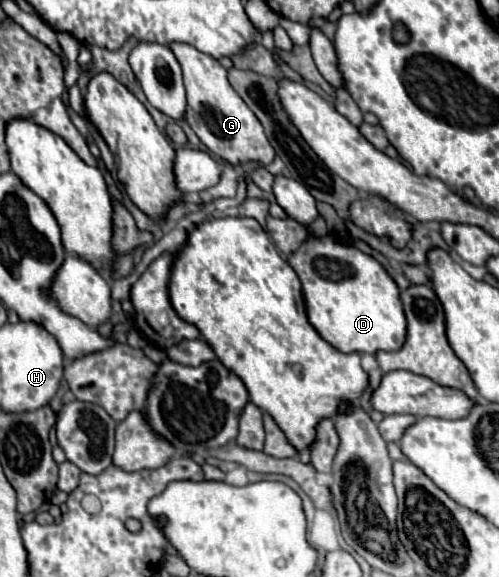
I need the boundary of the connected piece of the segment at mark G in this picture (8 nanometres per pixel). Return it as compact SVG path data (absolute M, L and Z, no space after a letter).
M175 43L169 45L175 53L181 69L187 91L187 123L197 133L201 143L219 159L237 167L241 163L257 163L269 165L275 159L275 149L265 137L263 125L255 117L255 113L245 105L245 101L231 89L227 81L227 69L221 67L217 59L211 55L199 53L191 45Z

